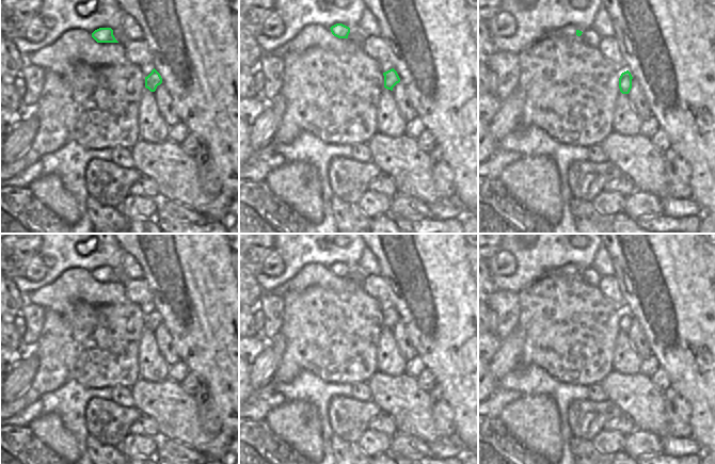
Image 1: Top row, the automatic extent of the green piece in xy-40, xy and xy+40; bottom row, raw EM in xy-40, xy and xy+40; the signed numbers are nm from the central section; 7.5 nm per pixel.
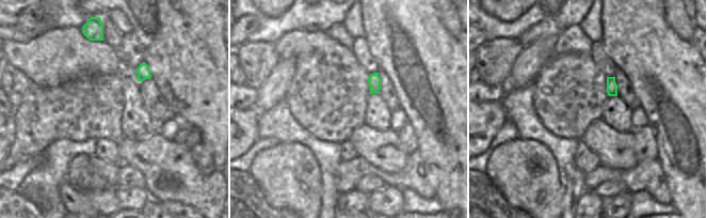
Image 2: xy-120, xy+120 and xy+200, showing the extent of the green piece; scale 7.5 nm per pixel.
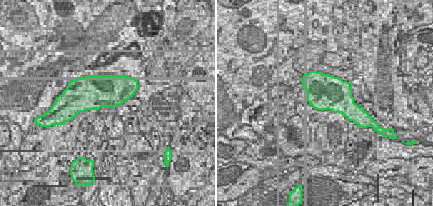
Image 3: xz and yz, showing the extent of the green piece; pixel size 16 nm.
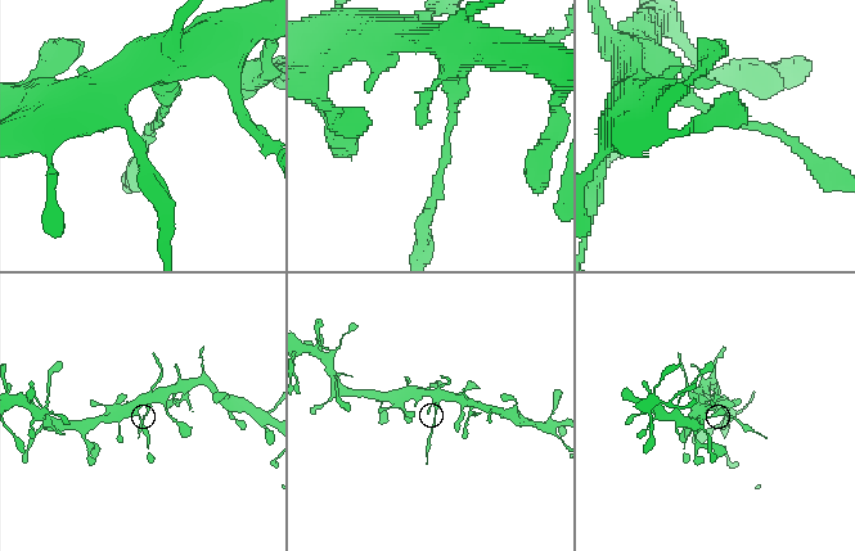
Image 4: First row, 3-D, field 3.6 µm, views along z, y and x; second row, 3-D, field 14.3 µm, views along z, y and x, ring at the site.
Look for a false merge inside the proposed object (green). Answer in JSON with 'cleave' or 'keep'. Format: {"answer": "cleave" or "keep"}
{"answer": "cleave"}

